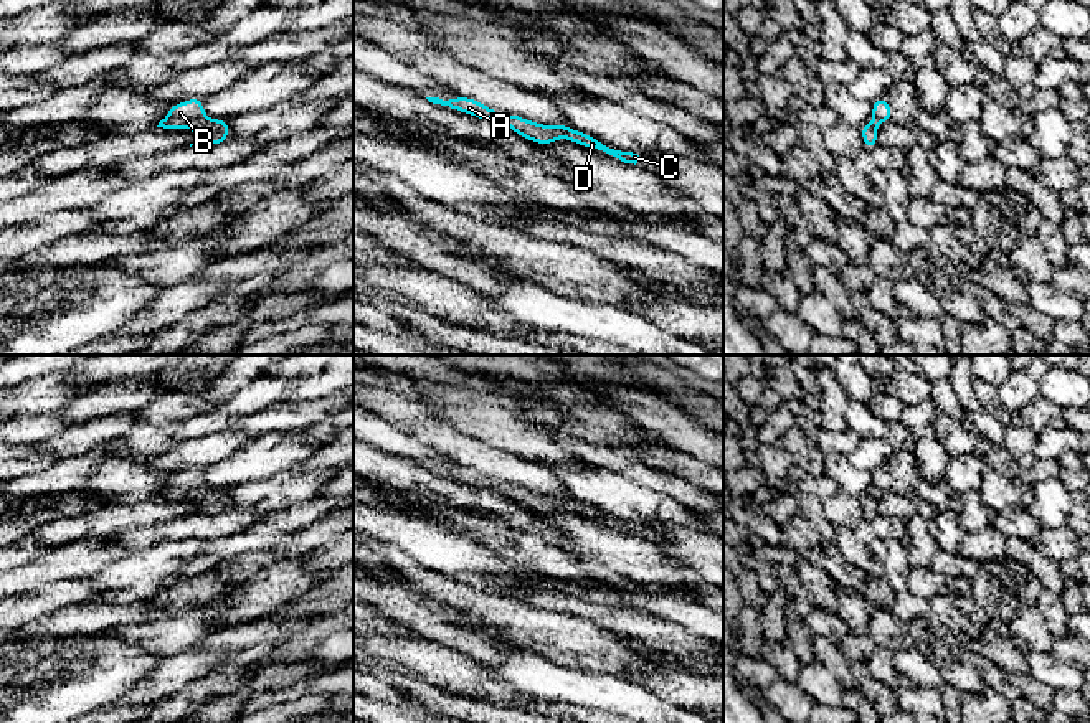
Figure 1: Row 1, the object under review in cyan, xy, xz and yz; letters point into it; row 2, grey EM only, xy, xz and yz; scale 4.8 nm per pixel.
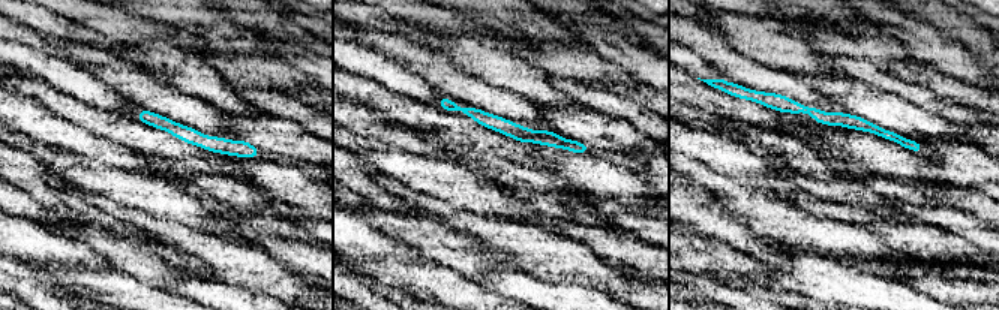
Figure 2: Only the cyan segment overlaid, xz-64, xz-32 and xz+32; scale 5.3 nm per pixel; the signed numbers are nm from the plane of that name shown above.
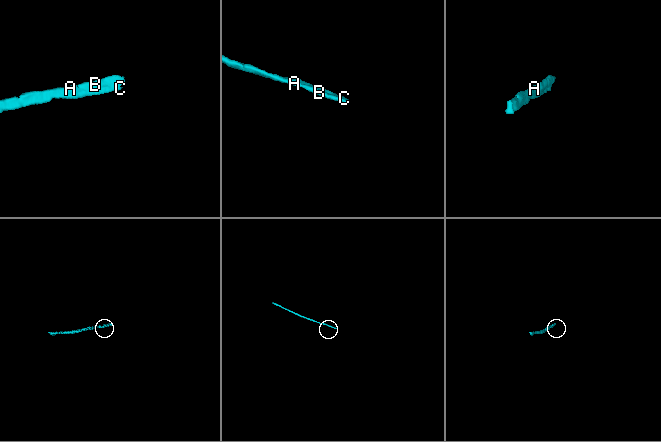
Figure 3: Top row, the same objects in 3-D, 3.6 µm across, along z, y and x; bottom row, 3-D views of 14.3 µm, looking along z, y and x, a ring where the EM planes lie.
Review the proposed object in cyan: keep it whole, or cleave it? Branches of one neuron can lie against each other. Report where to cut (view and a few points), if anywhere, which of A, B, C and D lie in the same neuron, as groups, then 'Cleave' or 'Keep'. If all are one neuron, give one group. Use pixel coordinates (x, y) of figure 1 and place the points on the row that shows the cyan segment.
No split. Groups: A B C D. Keep

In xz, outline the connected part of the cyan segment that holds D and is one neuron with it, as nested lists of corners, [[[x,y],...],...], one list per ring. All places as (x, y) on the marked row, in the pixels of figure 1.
[[[457,96],[449,101],[443,101],[439,97],[426,97],[426,99],[433,104],[449,106],[451,109],[461,111],[472,117],[499,119],[517,135],[537,144],[550,145],[560,137],[560,139],[571,140],[585,149],[595,149],[598,152],[603,152],[608,157],[621,160],[624,163],[636,165],[641,160],[637,154],[609,147],[601,140],[598,140],[596,137],[591,137],[581,130],[573,130],[570,125],[565,125],[565,124],[542,125],[538,122],[533,122],[519,116],[504,116],[472,97]]]

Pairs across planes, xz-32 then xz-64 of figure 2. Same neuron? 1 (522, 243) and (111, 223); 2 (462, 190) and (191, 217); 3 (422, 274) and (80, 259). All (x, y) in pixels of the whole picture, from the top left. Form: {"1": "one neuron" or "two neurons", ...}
{"1": "two neurons", "2": "one neuron", "3": "two neurons"}

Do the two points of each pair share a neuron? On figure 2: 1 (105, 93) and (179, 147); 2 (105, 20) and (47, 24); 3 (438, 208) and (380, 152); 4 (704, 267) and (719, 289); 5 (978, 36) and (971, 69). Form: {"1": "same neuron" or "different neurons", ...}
{"1": "different neurons", "2": "different neurons", "3": "different neurons", "4": "different neurons", "5": "different neurons"}

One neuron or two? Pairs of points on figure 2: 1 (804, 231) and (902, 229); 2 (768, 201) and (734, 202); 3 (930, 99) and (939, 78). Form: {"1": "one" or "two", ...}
{"1": "two", "2": "one", "3": "two"}

